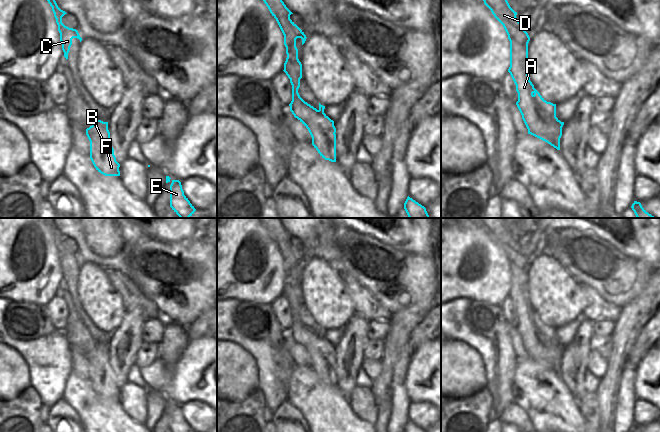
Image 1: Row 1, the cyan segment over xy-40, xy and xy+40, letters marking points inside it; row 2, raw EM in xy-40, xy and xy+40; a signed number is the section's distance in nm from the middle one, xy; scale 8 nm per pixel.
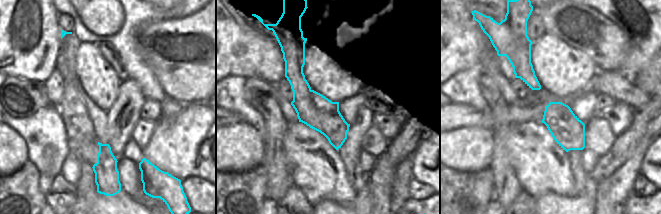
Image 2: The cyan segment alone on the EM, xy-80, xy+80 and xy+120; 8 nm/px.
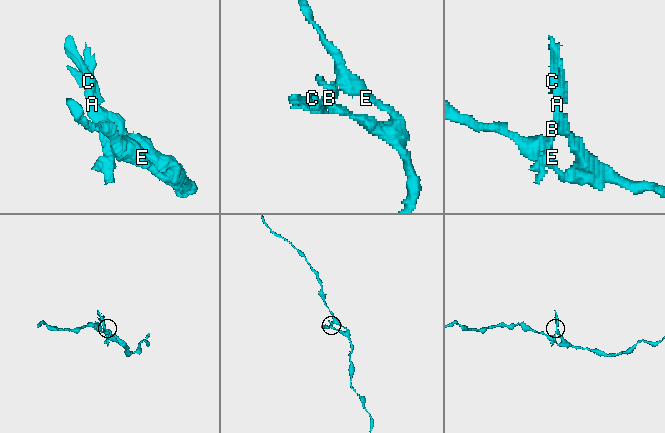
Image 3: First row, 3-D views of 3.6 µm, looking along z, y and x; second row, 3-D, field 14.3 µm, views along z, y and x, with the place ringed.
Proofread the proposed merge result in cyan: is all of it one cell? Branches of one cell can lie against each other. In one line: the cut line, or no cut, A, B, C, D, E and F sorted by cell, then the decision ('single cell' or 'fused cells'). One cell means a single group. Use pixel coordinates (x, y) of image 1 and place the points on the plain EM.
cut xy+40 (533, 319), (539, 331), (557, 351), (560, 361); groups A B C D F / E; fused cells

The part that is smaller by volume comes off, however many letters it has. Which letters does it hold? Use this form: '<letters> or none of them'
A, B, C, D, F

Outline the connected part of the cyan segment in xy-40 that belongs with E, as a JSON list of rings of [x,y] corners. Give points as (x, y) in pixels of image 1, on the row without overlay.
[[[172,404],[170,409],[170,431],[171,432],[194,432],[188,422],[184,419],[181,406]]]

